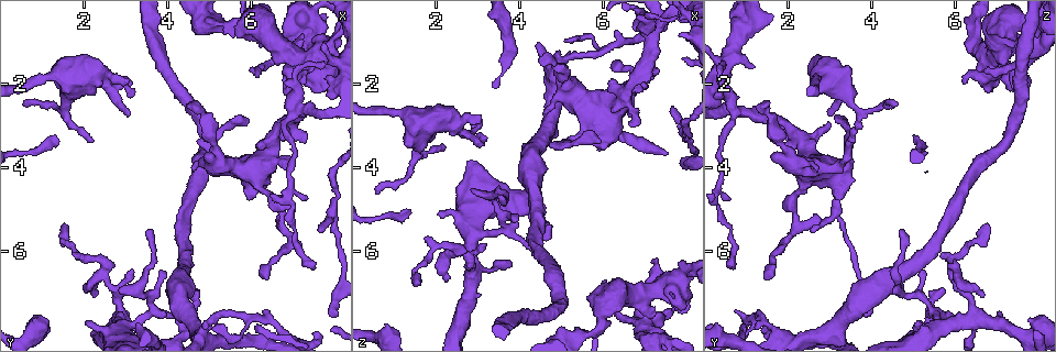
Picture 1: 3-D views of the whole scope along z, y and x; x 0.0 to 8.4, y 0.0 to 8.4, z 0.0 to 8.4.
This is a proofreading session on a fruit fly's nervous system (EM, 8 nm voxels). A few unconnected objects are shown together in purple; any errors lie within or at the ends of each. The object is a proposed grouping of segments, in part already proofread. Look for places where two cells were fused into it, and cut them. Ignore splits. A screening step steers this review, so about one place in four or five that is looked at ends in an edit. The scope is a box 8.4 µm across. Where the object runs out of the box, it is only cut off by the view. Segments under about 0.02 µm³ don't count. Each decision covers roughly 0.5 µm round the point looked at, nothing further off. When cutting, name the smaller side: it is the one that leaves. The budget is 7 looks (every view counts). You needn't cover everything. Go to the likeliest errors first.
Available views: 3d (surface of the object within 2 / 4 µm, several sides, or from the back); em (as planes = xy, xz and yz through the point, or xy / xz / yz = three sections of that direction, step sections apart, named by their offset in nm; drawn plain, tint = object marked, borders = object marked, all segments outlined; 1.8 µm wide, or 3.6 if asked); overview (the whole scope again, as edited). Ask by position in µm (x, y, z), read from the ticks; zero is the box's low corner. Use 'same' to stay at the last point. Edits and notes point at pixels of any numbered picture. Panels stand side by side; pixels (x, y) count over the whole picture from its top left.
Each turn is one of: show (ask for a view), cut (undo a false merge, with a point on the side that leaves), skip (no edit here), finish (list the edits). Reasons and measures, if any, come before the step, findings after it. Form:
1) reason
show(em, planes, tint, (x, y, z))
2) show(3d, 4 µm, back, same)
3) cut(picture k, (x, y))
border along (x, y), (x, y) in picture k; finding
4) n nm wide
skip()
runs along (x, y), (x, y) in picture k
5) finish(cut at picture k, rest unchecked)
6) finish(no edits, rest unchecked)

calibre changes
show(em, planes, tint, (7.20, 2.60, 0.80))

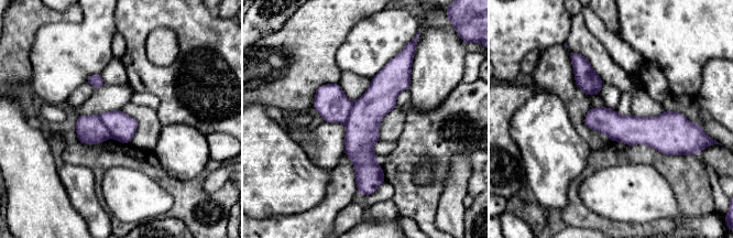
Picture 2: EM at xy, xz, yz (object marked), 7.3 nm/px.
cut(picture 2, (90, 130))
border along (99, 116), (102, 125), (112, 137) in picture 2; two cells meet here

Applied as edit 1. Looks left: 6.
see it whole again
show(overview)

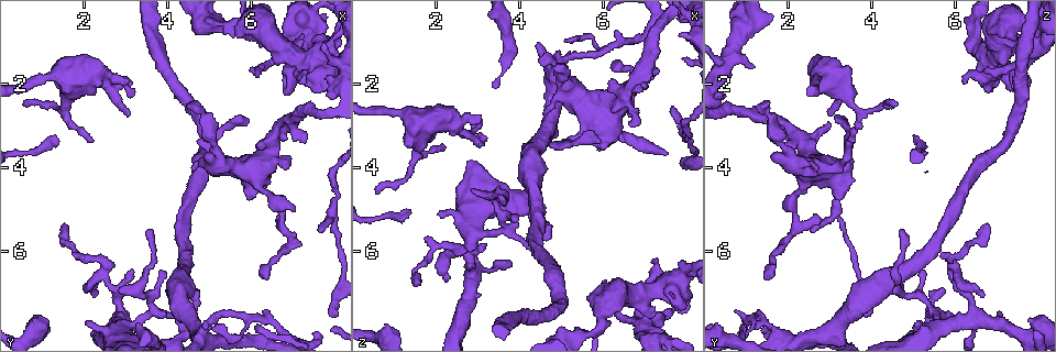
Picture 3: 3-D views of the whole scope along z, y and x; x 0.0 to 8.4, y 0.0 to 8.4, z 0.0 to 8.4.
four-way junction
show(em, planes, borders, (7.55, 1.20, 6.70))

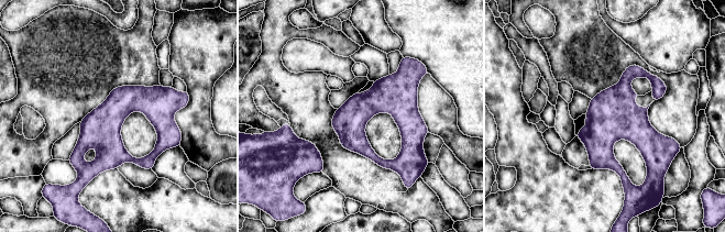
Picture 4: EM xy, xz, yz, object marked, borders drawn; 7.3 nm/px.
skip()
runs along (179, 102), (125, 102), (73, 161) in picture 4; one cell here

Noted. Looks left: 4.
three-way junction
show(3d, 2 µm, (4.85, 7.85, 1.70))

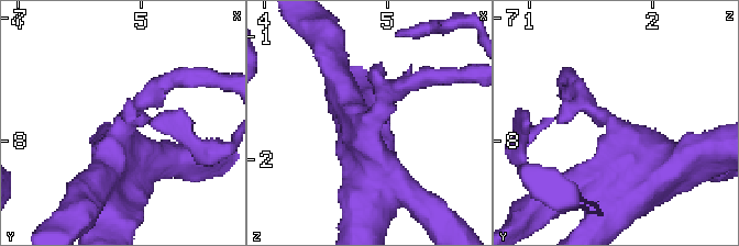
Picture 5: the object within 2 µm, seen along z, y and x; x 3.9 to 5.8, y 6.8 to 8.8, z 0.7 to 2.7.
3 arms
show(em, xz, step 8, tint, (4.86, 7.88, 1.72))

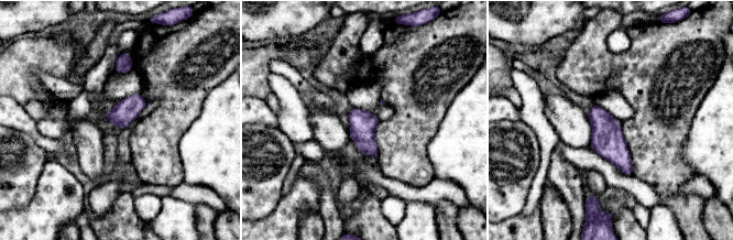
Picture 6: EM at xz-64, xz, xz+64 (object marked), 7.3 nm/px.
another direction
show(em, planes, tint, same)

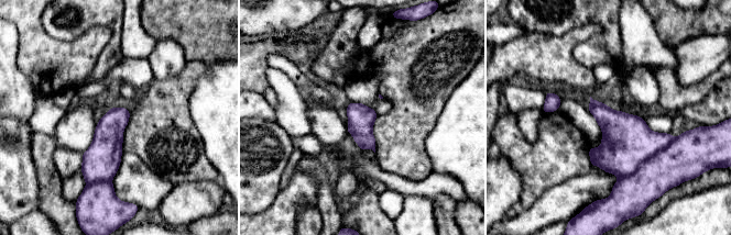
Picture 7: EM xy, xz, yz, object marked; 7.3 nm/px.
skip()
all the same cell

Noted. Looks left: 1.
finish(cut at picture 2, rest unchecked)

